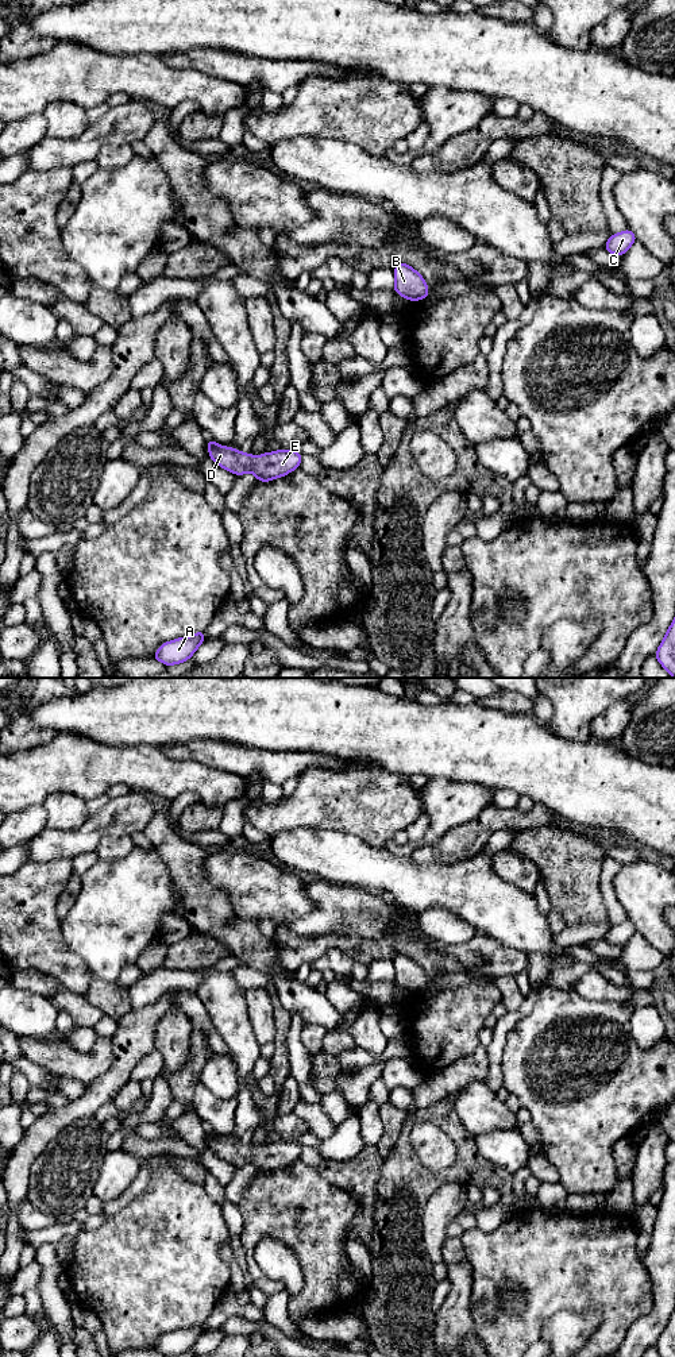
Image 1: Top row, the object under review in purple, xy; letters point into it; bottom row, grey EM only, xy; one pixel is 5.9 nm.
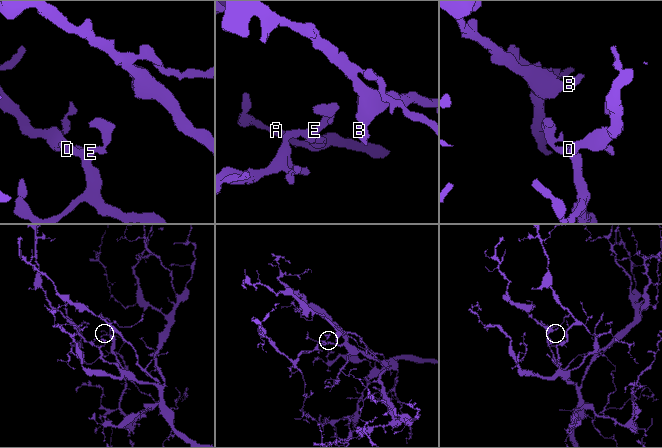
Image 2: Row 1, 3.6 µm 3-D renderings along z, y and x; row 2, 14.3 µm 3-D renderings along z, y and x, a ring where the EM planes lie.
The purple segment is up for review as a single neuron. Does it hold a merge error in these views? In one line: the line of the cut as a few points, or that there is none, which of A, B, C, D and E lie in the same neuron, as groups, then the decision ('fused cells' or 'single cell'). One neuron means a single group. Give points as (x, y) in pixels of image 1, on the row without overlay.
no cut; A B C D E; single cell

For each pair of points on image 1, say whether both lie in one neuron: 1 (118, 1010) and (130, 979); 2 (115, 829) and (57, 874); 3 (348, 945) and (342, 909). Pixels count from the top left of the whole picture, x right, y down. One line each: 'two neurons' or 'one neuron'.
1: two neurons
2: two neurons
3: two neurons

